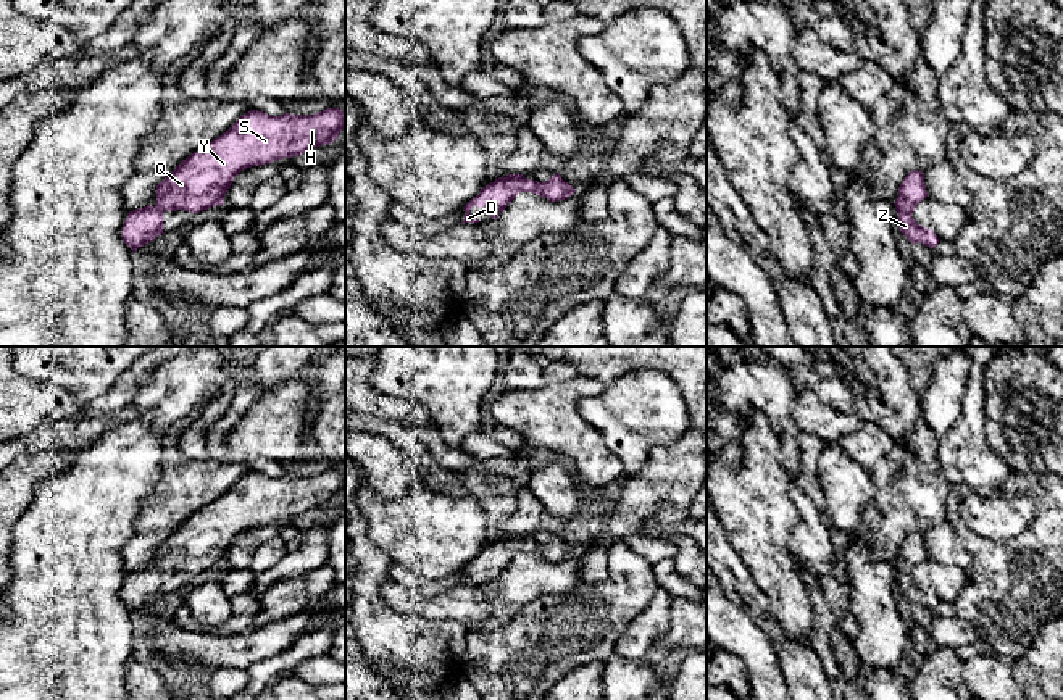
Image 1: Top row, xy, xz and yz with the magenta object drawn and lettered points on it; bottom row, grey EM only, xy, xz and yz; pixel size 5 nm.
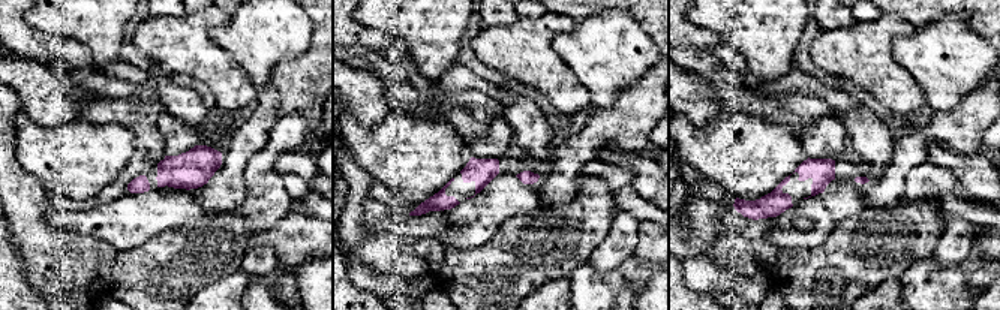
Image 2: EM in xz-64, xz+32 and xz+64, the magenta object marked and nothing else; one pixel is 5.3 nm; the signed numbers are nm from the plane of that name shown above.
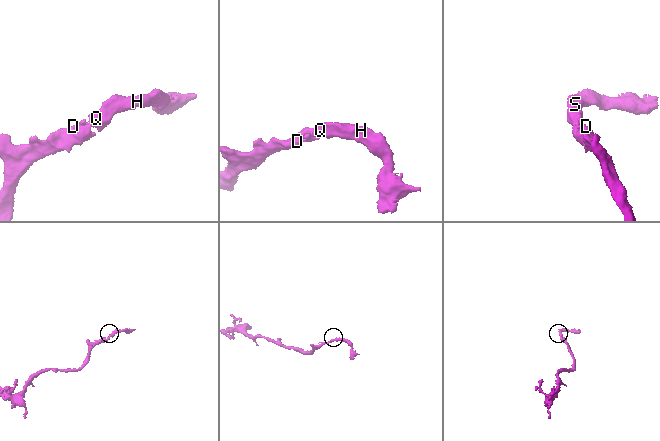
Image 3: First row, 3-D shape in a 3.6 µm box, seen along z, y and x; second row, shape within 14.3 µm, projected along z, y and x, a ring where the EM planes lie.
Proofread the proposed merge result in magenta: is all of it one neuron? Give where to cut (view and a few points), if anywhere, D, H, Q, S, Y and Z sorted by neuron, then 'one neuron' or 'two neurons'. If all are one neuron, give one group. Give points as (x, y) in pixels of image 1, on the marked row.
no cut | D H Q S Y Z | one neuron

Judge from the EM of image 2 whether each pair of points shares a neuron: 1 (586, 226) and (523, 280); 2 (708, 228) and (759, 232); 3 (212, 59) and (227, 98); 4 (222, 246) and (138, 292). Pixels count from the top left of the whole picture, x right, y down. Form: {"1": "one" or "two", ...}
{"1": "one", "2": "one", "3": "one", "4": "one"}

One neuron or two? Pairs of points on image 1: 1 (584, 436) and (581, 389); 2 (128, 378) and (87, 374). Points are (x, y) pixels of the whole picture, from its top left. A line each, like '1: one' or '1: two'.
1: one
2: two

